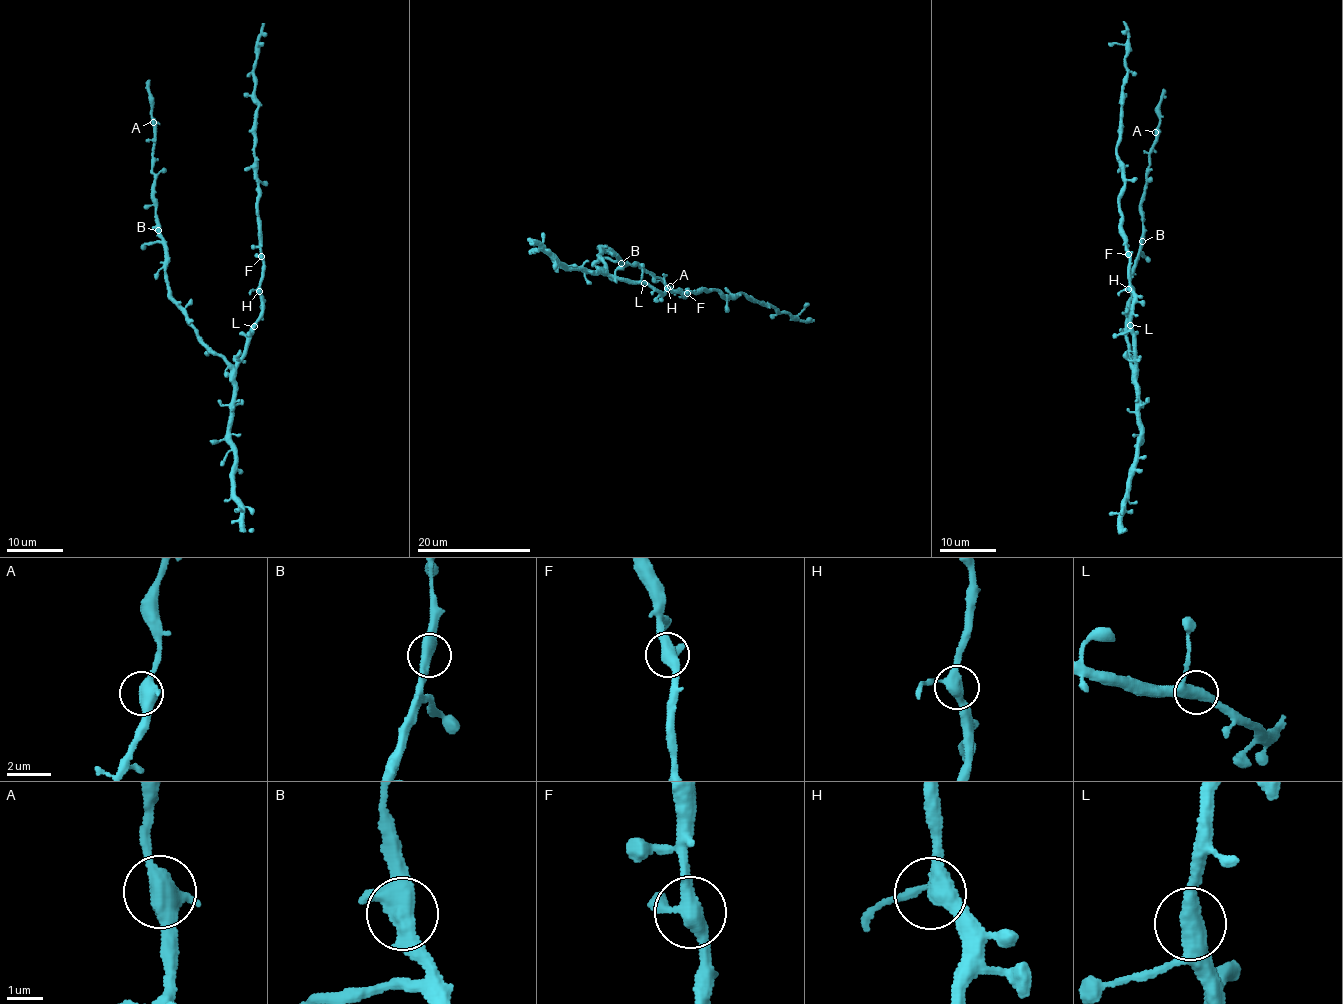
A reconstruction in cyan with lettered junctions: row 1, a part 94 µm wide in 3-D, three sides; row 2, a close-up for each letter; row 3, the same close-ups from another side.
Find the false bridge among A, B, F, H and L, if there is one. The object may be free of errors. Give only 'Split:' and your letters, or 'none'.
Split: none

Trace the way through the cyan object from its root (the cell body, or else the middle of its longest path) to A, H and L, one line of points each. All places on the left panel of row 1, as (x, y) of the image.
A: (245, 355), (233, 365), (213, 350), (201, 340), (187, 312), (172, 297), (153, 198), (153, 122)
H: (245, 355), (247, 337), (262, 310), (259, 291)
L: (245, 355), (247, 337), (254, 326)

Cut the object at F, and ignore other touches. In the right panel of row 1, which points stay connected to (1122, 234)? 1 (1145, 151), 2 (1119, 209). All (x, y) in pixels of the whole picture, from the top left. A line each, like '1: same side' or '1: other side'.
1: other side
2: same side

